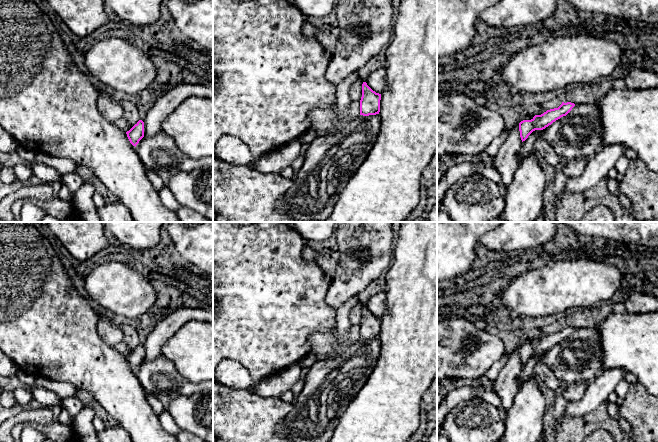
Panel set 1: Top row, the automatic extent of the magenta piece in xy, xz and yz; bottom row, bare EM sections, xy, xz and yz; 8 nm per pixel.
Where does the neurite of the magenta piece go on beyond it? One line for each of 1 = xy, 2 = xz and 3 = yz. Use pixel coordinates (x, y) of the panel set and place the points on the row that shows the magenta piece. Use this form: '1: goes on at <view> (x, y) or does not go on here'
1: does not go on here
2: does not go on here
3: does not go on here

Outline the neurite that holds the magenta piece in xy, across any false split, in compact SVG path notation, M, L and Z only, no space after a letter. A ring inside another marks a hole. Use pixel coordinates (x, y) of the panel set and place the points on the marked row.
M139 120L126 134L130 143L136 147L139 141L144 137L144 122Z

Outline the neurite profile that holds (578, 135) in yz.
M595 101L575 105L566 116L556 120L541 132L531 133L528 138L522 142L521 148L517 153L518 160L521 160L534 152L534 144L539 138L546 140L554 148L556 153L565 161L582 158L589 159L602 147L600 109Z

